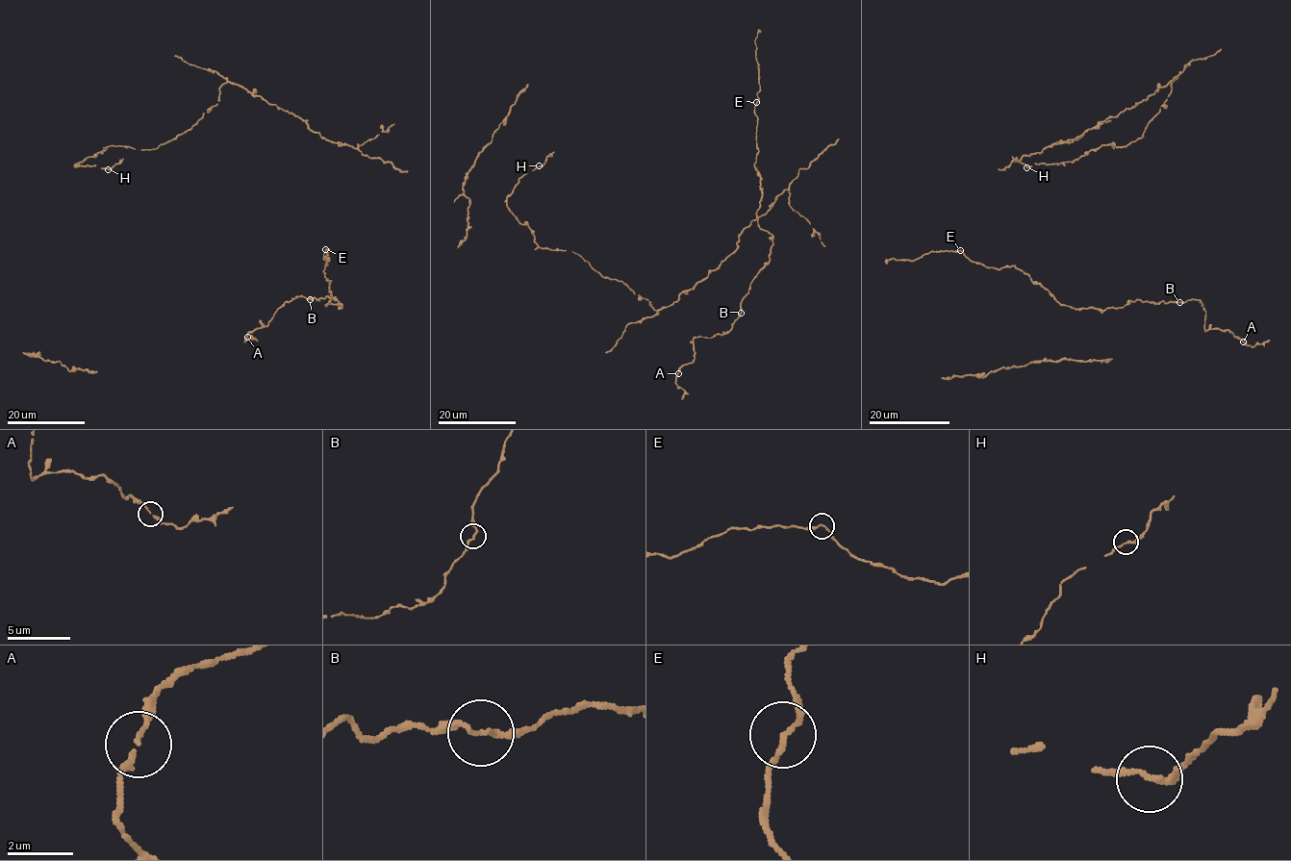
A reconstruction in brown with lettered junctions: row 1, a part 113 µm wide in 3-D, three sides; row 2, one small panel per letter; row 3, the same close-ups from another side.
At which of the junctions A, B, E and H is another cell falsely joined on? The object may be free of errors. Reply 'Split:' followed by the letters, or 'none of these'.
Split: none of these

